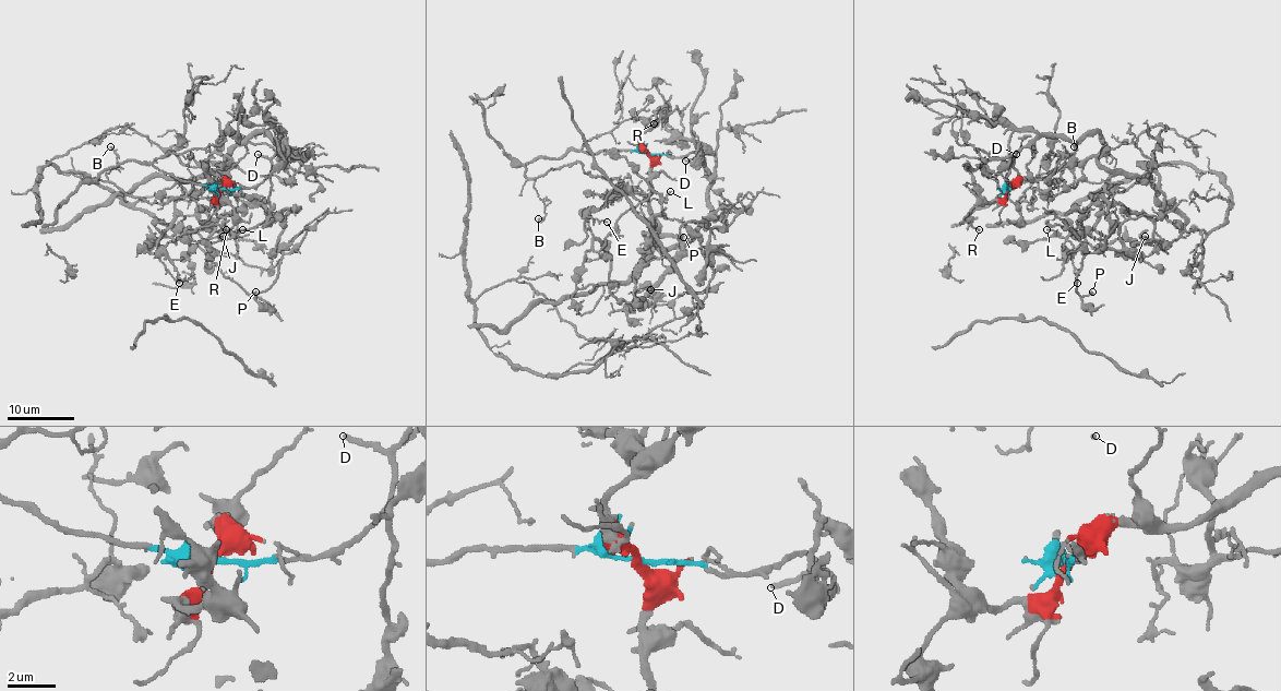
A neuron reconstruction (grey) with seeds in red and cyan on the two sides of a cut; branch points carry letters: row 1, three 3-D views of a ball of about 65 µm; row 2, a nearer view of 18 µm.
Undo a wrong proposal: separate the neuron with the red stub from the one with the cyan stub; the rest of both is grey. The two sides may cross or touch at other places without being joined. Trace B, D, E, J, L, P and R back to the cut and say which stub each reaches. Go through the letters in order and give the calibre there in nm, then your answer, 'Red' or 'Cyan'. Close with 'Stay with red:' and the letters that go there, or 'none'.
B: Thickness 130 nm. Cyan
D: Thickness 200 nm. Cyan
E: Thickness 130 nm. Red
J: Thickness 140 nm. Red
L: Thickness 150 nm. Red
P: Thickness 240 nm. Red
R: Thickness 140 nm. Red
Stay with red: E, J, L, P, R

